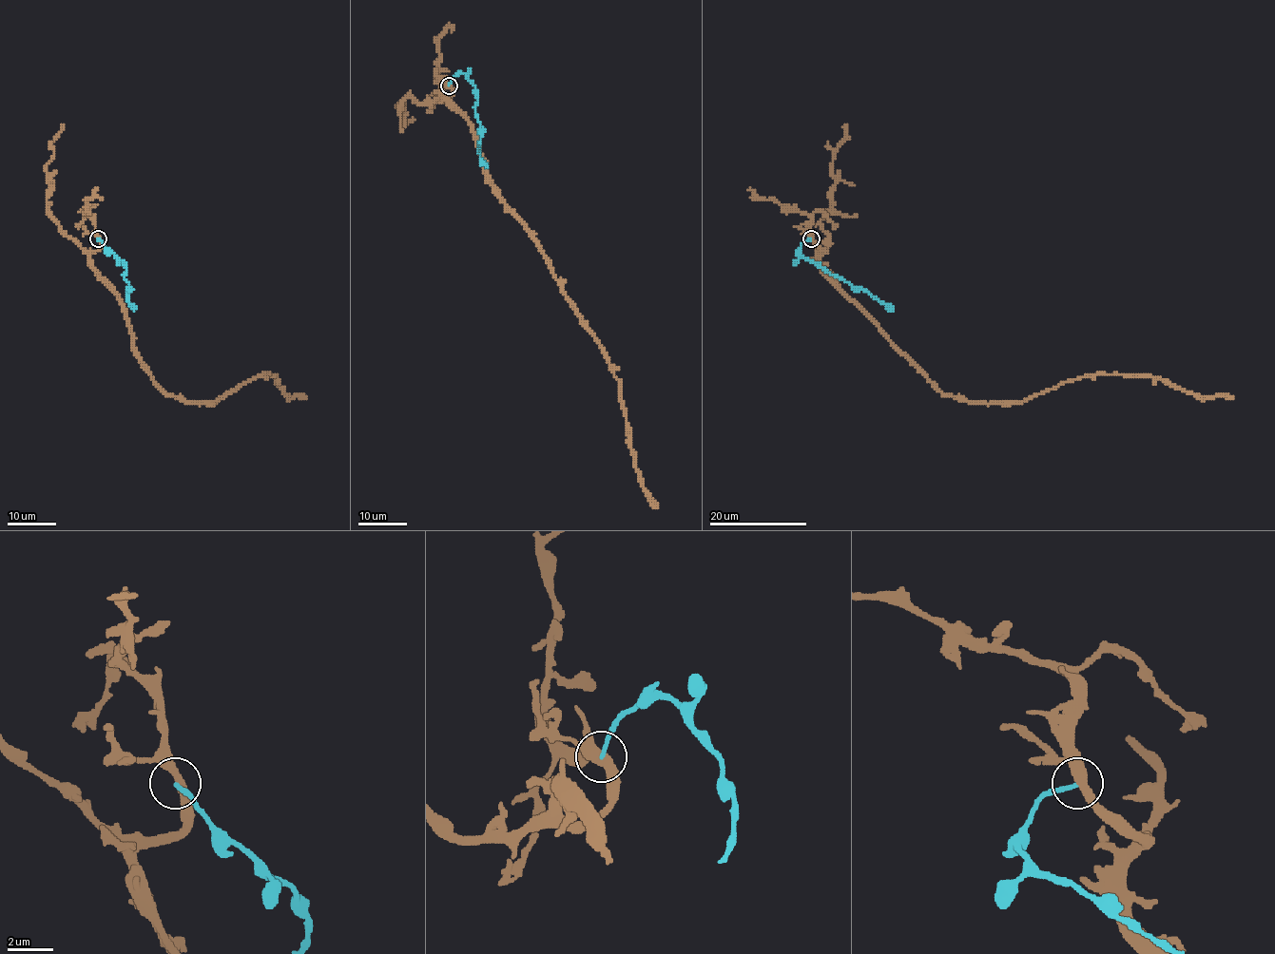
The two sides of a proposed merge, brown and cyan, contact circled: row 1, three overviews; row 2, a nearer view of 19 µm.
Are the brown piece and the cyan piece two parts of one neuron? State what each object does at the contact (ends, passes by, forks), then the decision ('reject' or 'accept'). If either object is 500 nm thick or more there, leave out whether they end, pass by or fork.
brown passes by; cyan ends; reject

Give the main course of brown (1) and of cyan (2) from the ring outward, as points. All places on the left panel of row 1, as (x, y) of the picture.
1: (98, 238), (89, 265), (119, 298), (134, 352), (168, 394), (211, 403), (265, 373), (288, 396), (307, 396)
2: (98, 238), (125, 267), (128, 300), (134, 311)

